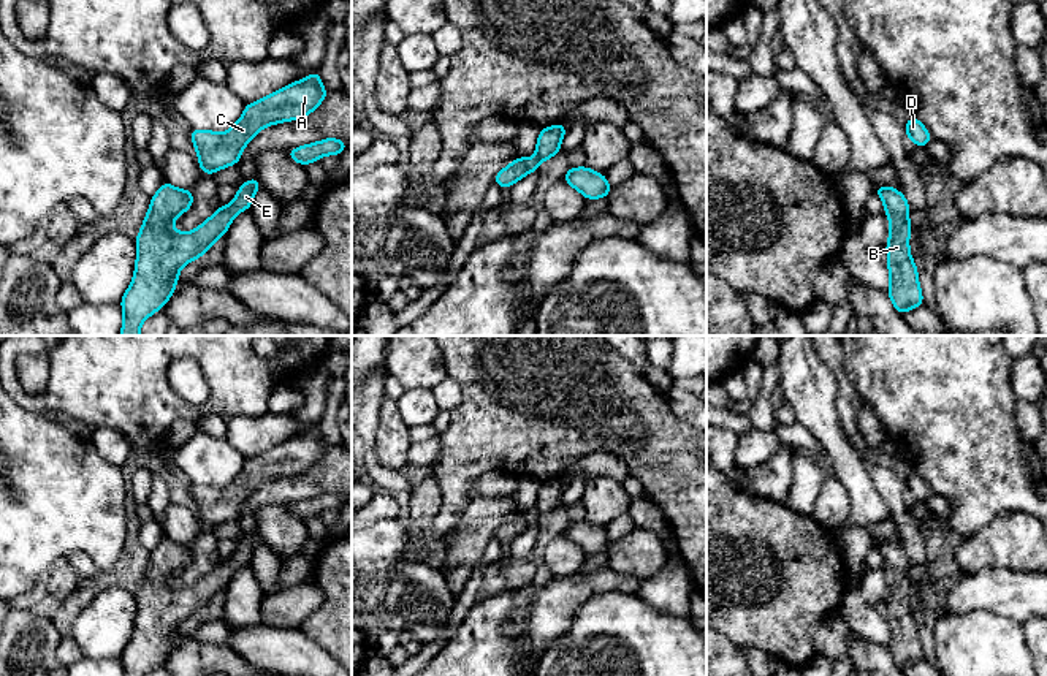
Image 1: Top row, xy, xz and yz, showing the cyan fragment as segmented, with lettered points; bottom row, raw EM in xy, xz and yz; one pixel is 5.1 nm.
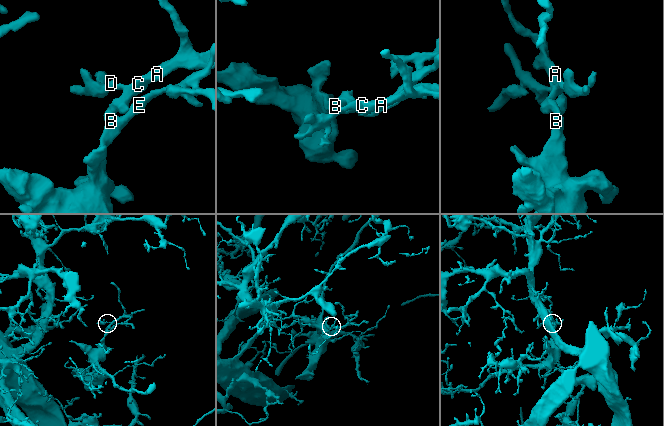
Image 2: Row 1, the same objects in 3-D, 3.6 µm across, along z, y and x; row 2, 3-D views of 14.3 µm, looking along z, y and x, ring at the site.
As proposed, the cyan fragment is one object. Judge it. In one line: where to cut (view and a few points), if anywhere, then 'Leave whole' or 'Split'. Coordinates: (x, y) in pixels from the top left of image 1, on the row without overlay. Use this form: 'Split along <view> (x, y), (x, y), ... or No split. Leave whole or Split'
No split. Leave whole

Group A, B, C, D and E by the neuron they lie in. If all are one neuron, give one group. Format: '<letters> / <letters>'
A B C D E

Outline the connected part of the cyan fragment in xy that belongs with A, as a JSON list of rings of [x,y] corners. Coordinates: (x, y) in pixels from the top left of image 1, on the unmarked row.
[[[317,424],[306,434],[246,459],[241,473],[225,488],[188,483],[203,530],[238,519],[244,502],[260,484],[307,472],[328,450]]]

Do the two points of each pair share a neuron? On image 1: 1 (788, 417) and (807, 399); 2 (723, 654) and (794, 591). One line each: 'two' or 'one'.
1: two
2: two

